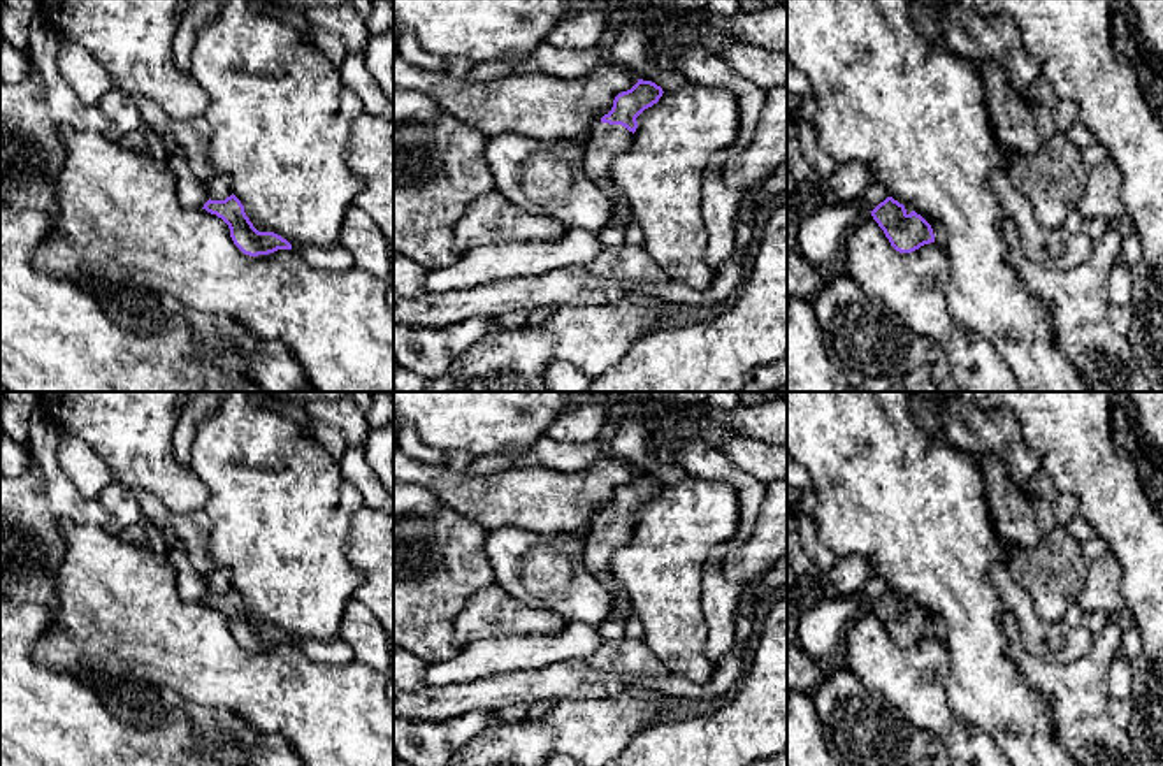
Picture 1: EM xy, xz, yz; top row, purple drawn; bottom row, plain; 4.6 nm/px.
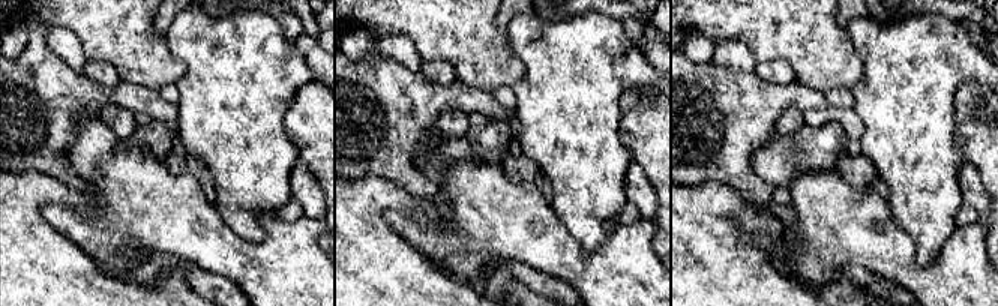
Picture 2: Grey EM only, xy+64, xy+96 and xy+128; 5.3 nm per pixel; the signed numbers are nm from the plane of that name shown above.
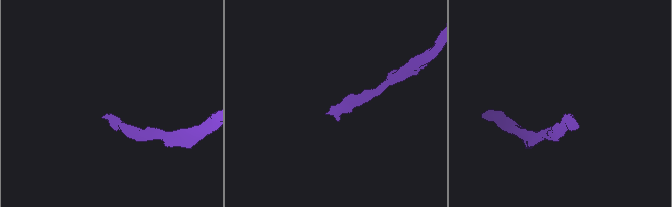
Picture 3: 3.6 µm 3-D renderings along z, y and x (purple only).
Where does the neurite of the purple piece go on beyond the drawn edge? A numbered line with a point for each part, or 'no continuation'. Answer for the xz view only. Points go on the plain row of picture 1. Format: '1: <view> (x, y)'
1: xz (606, 534)

